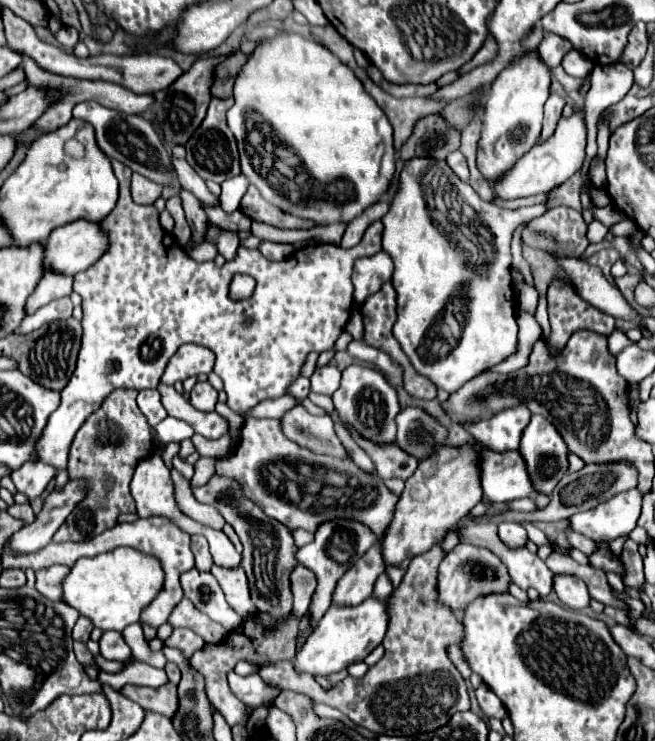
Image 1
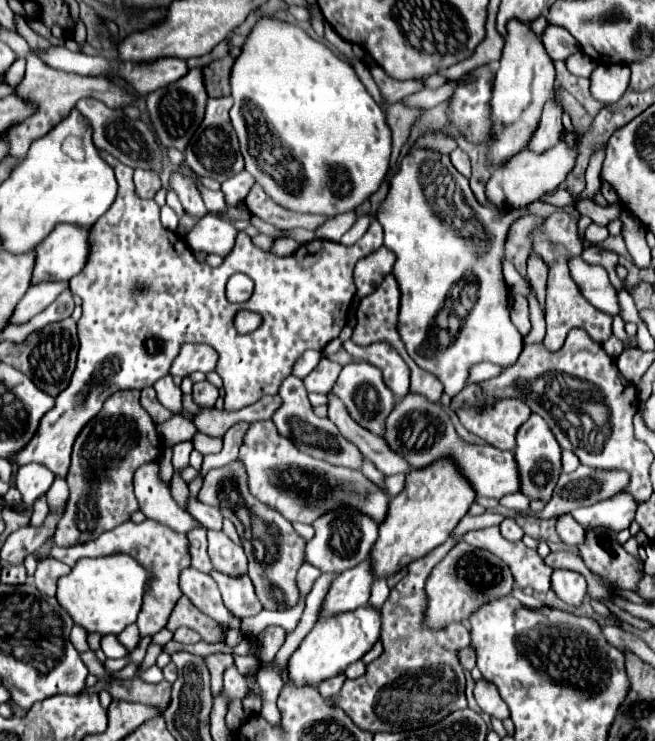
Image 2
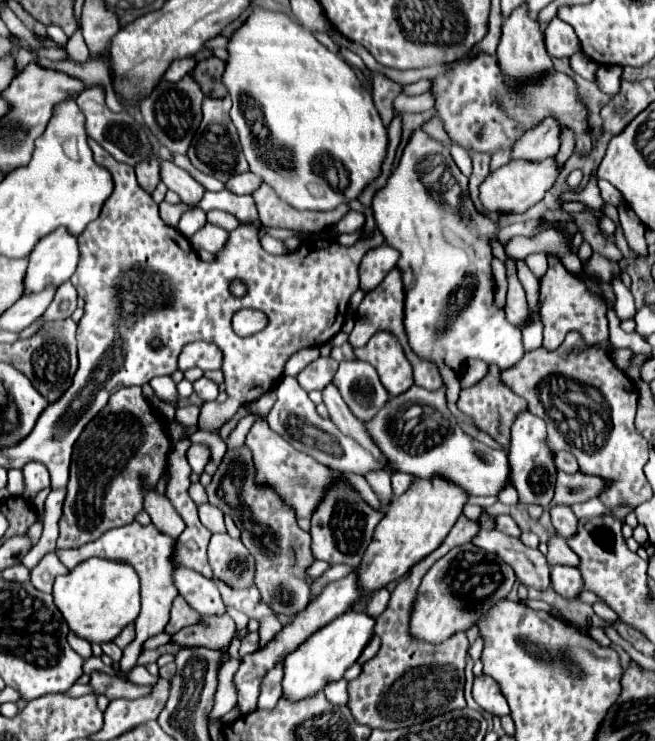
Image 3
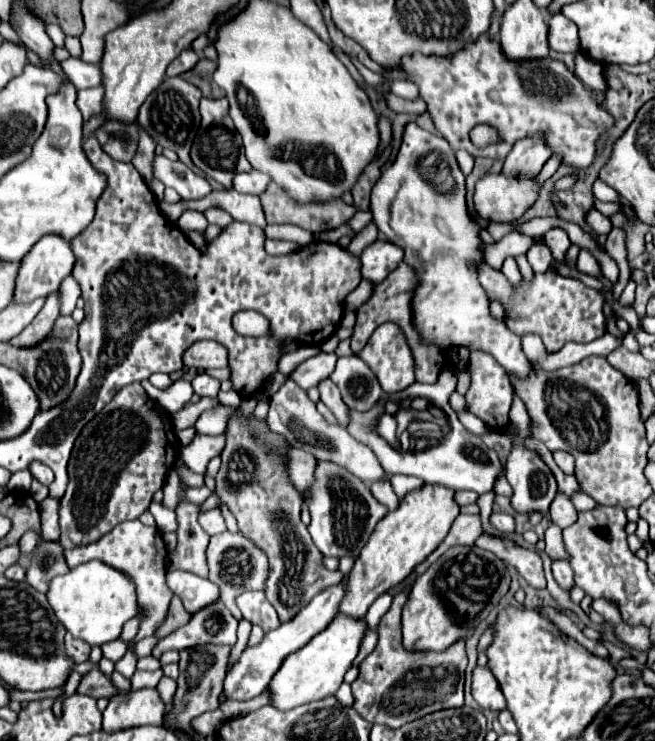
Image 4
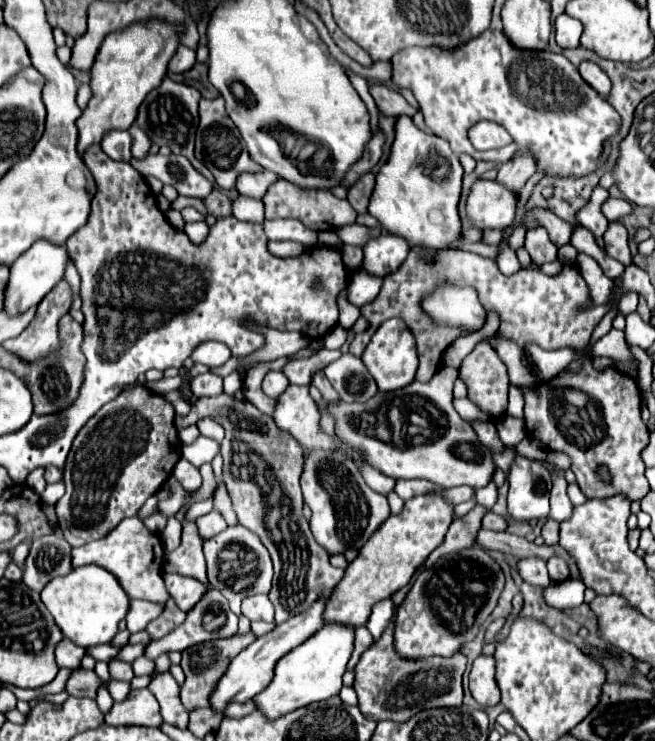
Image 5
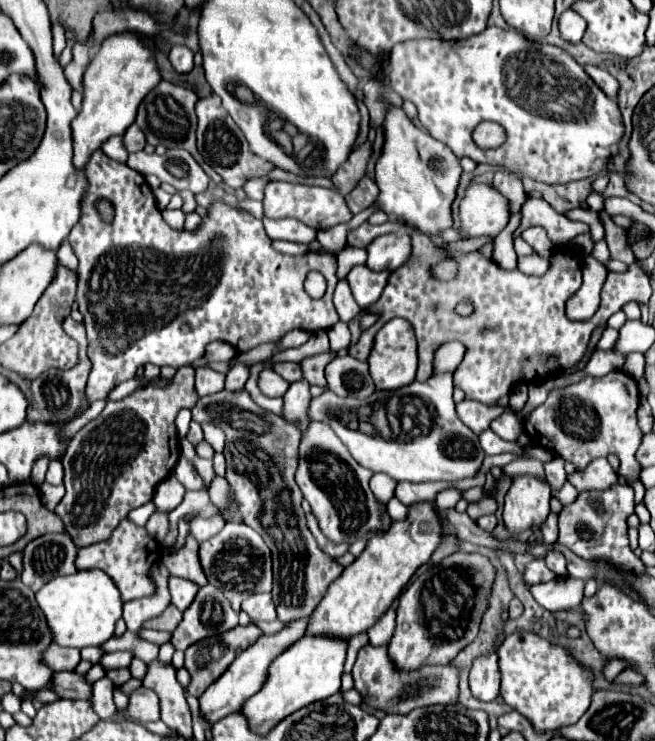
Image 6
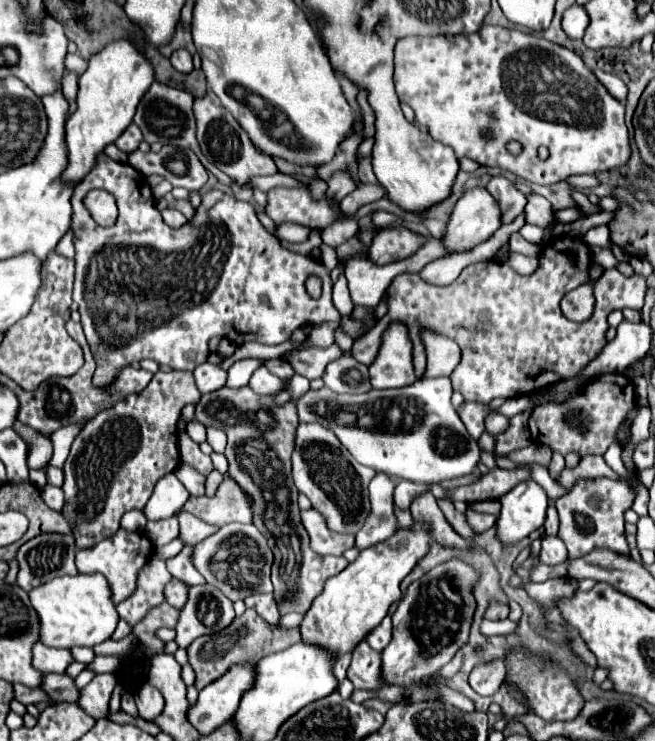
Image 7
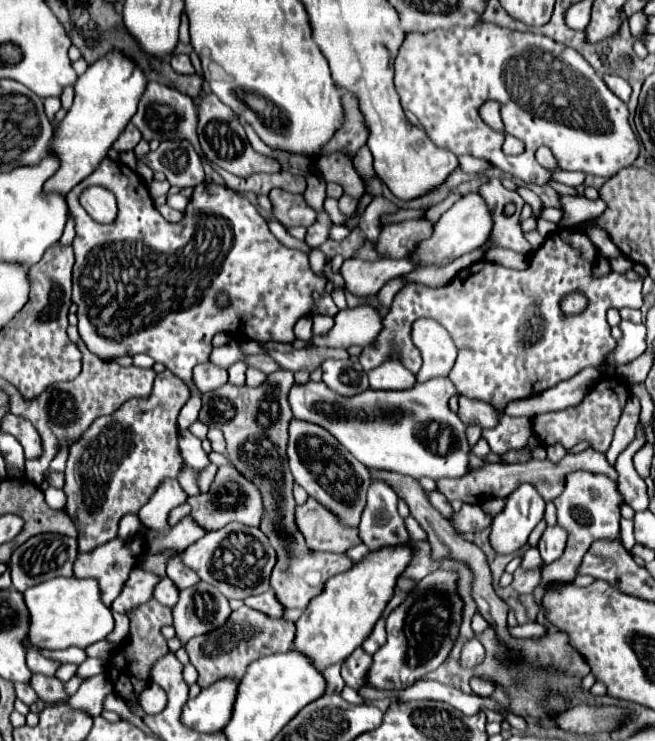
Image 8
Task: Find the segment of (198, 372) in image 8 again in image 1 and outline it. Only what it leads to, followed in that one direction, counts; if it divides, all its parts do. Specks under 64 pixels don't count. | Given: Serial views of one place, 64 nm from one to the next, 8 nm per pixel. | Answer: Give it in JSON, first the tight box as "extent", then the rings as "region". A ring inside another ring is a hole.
{"extent":[190,382,218,412],"region":[[[198,382],[190,392],[190,404],[200,412],[212,412],[218,402],[218,392],[208,382]]]}

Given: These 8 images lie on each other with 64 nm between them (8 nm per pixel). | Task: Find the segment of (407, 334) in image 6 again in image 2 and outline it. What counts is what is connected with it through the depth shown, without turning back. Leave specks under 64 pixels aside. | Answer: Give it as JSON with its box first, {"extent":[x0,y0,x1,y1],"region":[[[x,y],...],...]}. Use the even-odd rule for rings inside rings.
{"extent":[344,340,410,396],"region":[[[348,340],[344,344],[344,348],[348,350],[348,354],[356,360],[364,360],[376,368],[382,370],[384,382],[386,386],[398,396],[406,396],[408,388],[410,388],[410,370],[404,364],[404,360],[396,354],[394,348],[390,348],[384,342],[378,344],[370,344],[370,346],[358,346],[352,340]]]}

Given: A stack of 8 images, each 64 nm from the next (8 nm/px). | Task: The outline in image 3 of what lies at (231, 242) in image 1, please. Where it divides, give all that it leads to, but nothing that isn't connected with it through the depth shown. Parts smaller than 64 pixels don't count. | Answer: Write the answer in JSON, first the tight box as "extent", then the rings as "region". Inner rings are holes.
{"extent":[190,224,228,254],"region":[[[208,224],[204,228],[200,228],[192,238],[190,238],[190,244],[194,250],[206,250],[210,254],[218,254],[228,242],[228,232],[220,226],[214,226],[214,224]]]}

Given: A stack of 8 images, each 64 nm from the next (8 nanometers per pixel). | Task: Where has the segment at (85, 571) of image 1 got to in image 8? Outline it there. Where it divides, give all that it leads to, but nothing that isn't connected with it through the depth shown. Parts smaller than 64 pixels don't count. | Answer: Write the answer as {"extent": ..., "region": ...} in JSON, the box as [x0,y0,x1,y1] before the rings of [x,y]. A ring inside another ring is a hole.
{"extent":[24,578,114,650],"region":[[[52,578],[24,592],[30,610],[30,644],[46,650],[66,650],[70,646],[86,648],[104,640],[114,630],[112,610],[100,600],[100,586],[92,578]]]}

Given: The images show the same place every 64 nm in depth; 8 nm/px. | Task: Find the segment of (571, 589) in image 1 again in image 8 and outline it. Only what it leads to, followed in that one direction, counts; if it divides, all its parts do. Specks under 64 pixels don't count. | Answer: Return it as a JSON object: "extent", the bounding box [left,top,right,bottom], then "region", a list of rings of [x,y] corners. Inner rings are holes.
{"extent":[538,526,566,564],"region":[[[560,526],[546,528],[546,532],[538,542],[538,550],[544,564],[552,564],[554,560],[558,560],[564,554],[564,548],[566,548],[566,532]]]}

